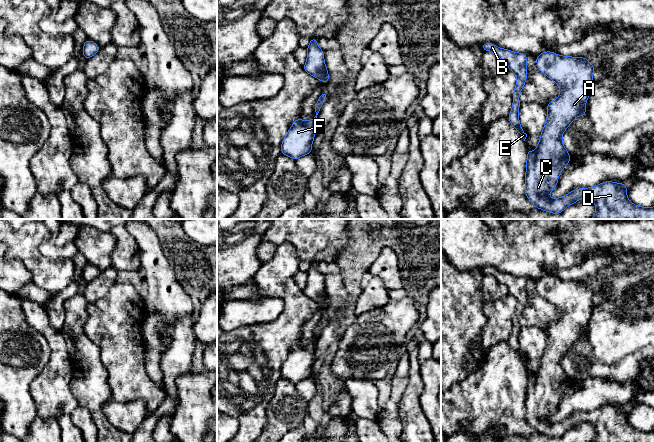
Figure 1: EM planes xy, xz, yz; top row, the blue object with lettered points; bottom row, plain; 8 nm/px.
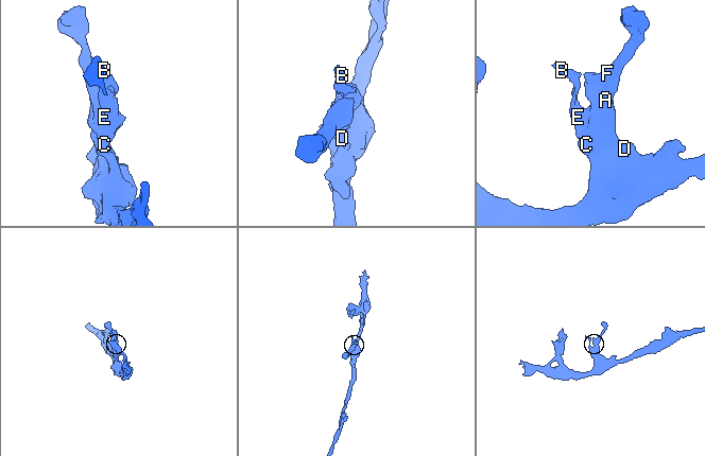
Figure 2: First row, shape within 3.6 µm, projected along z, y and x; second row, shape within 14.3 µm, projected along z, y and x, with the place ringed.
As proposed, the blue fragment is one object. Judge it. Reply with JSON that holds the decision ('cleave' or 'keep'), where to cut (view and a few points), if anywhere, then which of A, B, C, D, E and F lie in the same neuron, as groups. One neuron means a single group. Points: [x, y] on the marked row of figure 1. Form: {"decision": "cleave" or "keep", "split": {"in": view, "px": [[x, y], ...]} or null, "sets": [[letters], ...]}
{"decision": "keep", "split": null, "sets": [["A", "B", "C", "D", "E", "F"]]}

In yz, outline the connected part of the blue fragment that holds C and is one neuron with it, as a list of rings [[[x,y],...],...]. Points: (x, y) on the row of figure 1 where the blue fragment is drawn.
[[[551,51],[536,56],[536,63],[537,68],[559,86],[560,94],[546,108],[547,119],[536,150],[527,150],[525,195],[530,202],[538,209],[559,214],[578,200],[588,198],[596,205],[596,212],[591,219],[654,219],[654,207],[636,206],[628,200],[624,183],[606,181],[590,188],[574,189],[560,198],[548,196],[556,188],[561,171],[572,159],[562,142],[562,135],[576,117],[586,115],[585,105],[594,82],[592,75],[595,68],[587,58],[561,56]]]

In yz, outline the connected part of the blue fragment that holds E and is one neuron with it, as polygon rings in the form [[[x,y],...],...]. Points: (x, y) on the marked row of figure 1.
[[[484,43],[481,45],[481,47],[483,51],[492,51],[499,59],[504,60],[507,63],[508,69],[513,71],[517,76],[517,83],[513,91],[512,109],[509,113],[508,119],[510,124],[516,128],[525,141],[527,134],[522,129],[519,122],[519,106],[521,102],[518,98],[527,80],[526,60],[528,54],[517,53],[508,49],[498,48],[493,43]]]

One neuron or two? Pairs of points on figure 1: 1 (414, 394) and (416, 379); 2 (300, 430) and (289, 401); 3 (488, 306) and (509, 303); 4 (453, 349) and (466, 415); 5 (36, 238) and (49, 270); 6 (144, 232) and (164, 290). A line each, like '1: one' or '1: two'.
1: one
2: two
3: one
4: two
5: one
6: one

